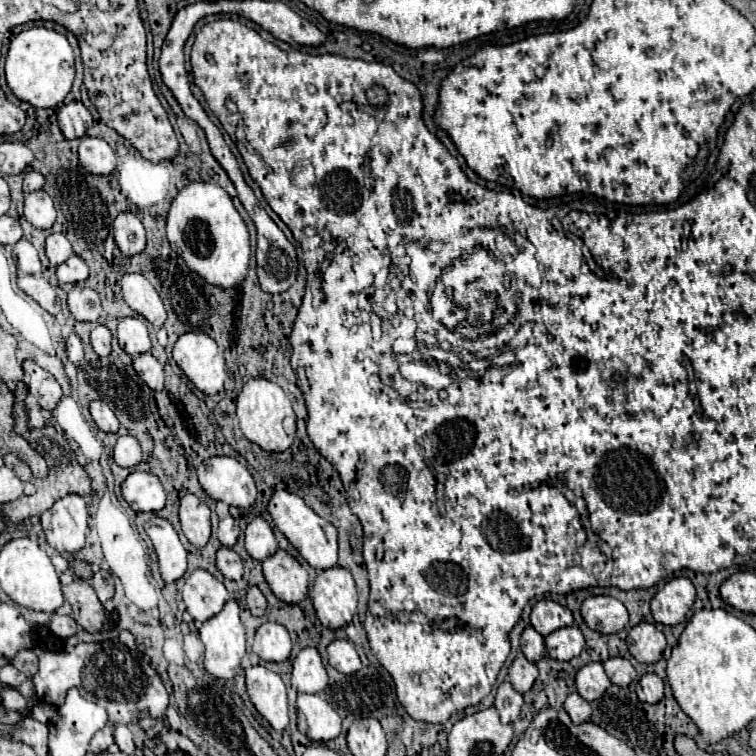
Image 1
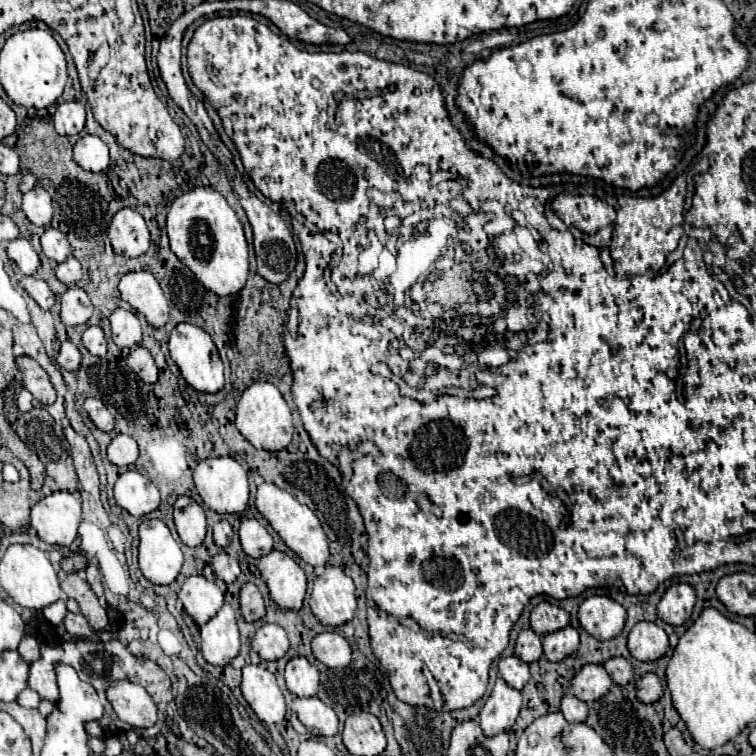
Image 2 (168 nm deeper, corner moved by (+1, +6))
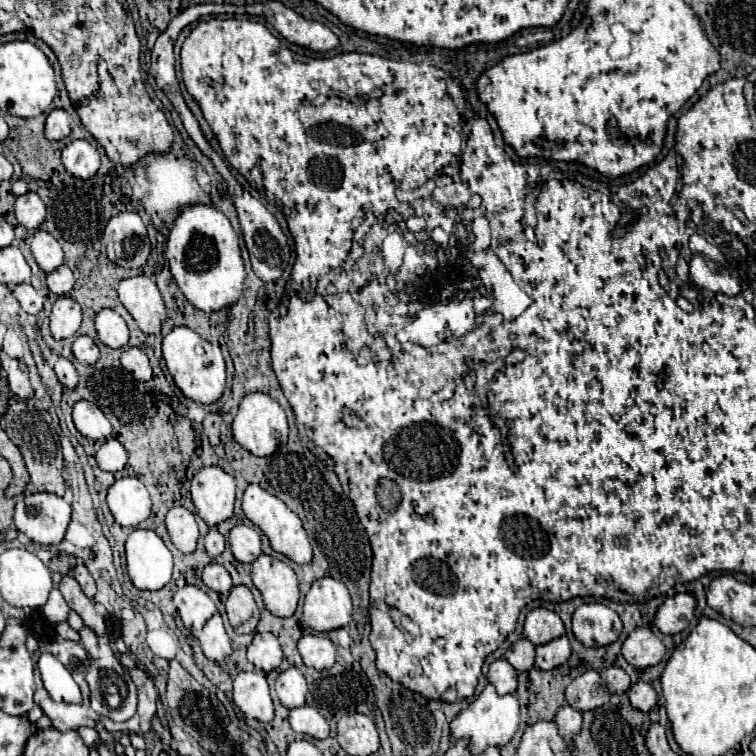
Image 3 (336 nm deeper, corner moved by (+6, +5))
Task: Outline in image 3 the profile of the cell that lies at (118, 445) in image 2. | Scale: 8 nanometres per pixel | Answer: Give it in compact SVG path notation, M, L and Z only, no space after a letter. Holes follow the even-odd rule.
M114 438L106 440L106 442L100 446L100 450L96 452L96 462L98 462L100 470L106 470L106 472L124 470L126 458L128 458L128 454L126 454L124 446L122 446L118 440L114 440Z

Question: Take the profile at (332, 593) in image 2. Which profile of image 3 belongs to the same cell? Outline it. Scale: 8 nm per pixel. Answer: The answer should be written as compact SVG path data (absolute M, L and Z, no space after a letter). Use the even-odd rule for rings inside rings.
M320 578L304 598L302 622L314 632L330 632L352 620L352 600L340 580Z

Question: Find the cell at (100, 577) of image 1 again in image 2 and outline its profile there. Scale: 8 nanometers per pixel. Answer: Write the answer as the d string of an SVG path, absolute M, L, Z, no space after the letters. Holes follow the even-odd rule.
M89 563L89 567L87 567L85 571L87 571L87 581L89 581L89 585L91 585L93 593L95 593L97 597L101 597L101 595L103 595L103 583L101 583L99 567L97 567L95 563Z

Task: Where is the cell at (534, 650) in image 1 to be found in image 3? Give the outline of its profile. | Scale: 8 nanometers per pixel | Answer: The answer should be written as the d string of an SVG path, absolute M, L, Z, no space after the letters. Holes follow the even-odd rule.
M520 638L504 652L504 660L508 660L516 672L530 670L534 666L534 644L526 638Z

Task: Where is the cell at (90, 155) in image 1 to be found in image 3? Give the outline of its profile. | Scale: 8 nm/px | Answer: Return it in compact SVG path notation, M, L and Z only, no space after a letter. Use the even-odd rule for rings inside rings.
M74 140L62 150L62 164L70 176L88 180L96 176L100 168L100 156L98 156L98 150L90 142Z

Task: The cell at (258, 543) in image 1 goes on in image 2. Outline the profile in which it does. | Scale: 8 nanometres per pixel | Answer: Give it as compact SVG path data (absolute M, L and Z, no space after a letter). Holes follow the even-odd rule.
M243 519L239 527L241 547L249 557L263 557L273 549L273 537L257 519Z

